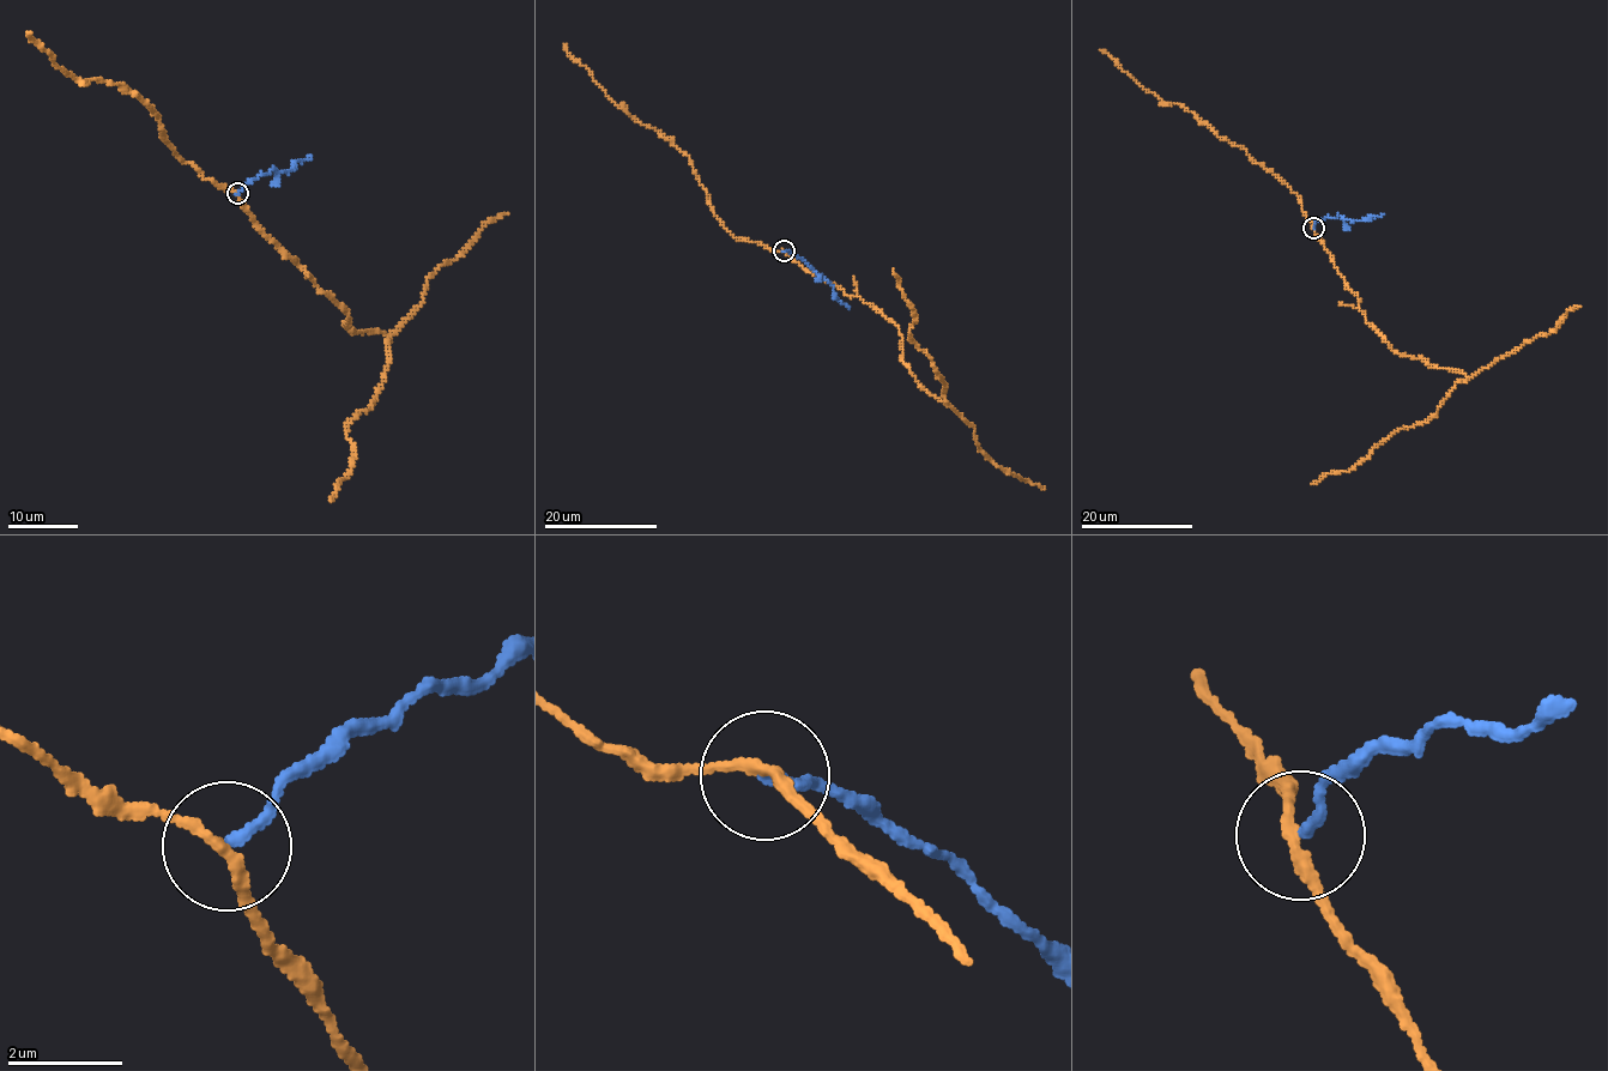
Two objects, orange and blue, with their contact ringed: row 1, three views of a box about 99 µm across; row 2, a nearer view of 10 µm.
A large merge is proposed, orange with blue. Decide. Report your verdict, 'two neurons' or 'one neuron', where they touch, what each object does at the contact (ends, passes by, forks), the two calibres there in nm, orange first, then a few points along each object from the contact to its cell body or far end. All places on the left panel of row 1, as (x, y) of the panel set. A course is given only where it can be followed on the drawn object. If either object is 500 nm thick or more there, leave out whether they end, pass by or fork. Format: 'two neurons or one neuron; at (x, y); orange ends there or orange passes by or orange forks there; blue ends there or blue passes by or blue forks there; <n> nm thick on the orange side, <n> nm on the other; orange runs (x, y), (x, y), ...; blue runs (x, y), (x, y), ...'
two neurons; at (237, 193); orange passes by; blue ends there; 200 nm thick on the orange side, 180 nm on the other; orange runs (237, 193), (254, 223), (348, 314), (351, 331), (390, 340), (380, 389), (345, 428), (354, 459), (330, 502); blue runs (237, 193), (261, 174), (291, 171), (297, 162), (312, 156)

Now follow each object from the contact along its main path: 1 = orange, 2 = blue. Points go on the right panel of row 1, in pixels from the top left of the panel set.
1: (1313, 228), (1358, 308), (1390, 349), (1467, 379), (1422, 423), (1400, 428), (1349, 470), (1311, 484)
2: (1313, 228), (1328, 217), (1366, 221), (1384, 215)

